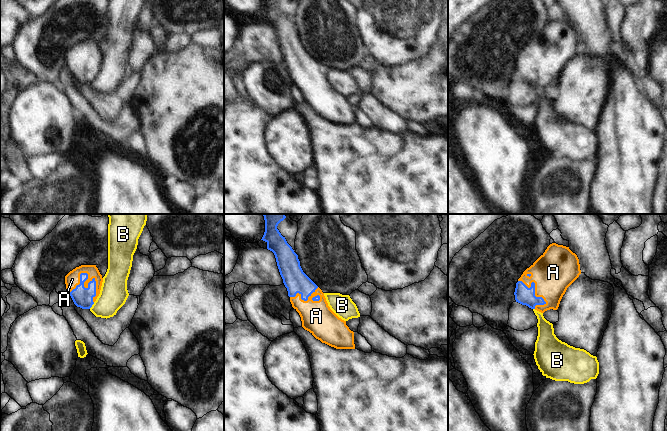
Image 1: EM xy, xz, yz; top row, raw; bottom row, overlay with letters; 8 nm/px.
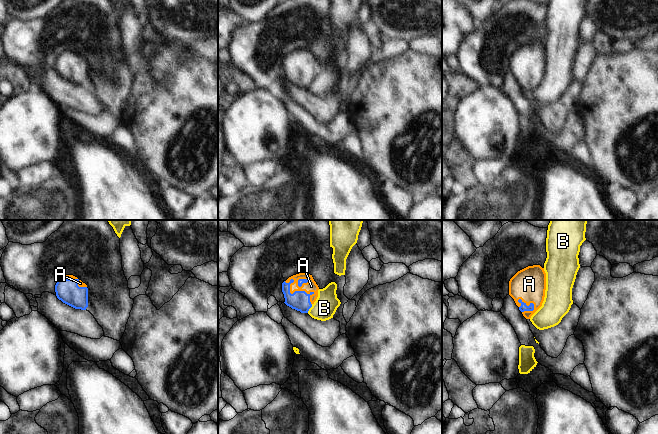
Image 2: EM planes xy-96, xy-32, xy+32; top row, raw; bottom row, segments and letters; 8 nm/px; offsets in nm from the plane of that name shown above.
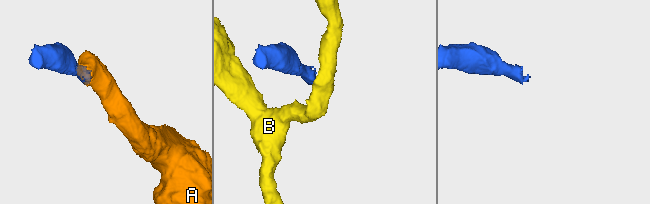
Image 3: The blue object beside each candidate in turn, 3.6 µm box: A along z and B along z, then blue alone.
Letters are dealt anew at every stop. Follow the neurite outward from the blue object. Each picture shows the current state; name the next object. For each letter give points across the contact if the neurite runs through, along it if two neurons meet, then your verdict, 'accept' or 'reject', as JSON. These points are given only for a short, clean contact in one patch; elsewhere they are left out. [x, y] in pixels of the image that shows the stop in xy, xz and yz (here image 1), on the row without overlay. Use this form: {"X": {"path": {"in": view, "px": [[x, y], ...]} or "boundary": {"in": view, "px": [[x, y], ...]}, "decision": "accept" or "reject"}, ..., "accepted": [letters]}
{"A": {"path": {"in": "xy", "px": [[82, 73], [86, 49], [72, 55]]}, "decision": "accept"}, "B": {"boundary": {"in": "xy", "px": [[94, 78], [89, 84]]}, "decision": "reject"}, "accepted": ["A"]}

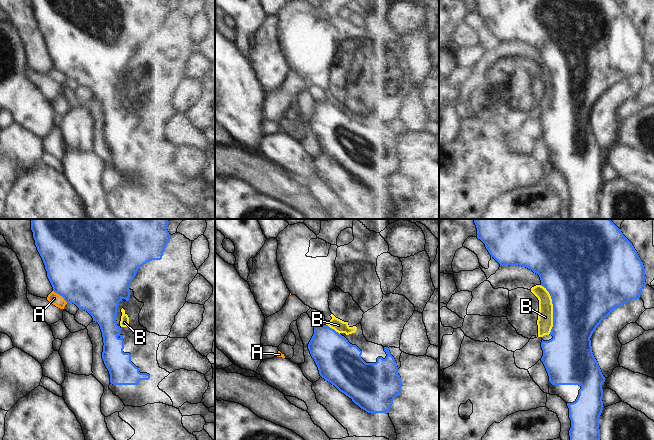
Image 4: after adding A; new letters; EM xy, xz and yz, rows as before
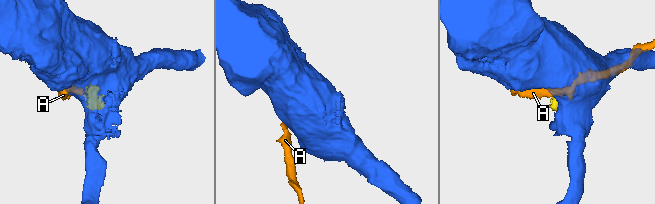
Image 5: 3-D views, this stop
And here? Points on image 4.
{"A": {"decision": "reject"}, "B": {"decision": "accept"}, "accepted": ["B"]}

